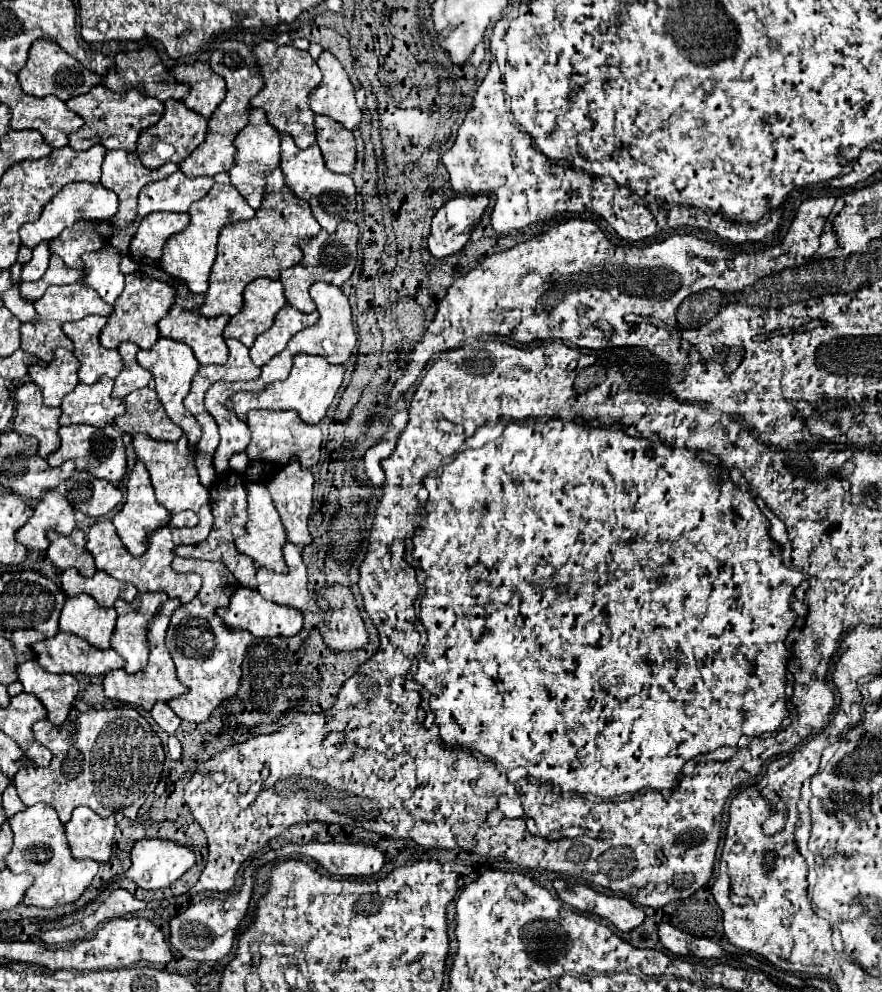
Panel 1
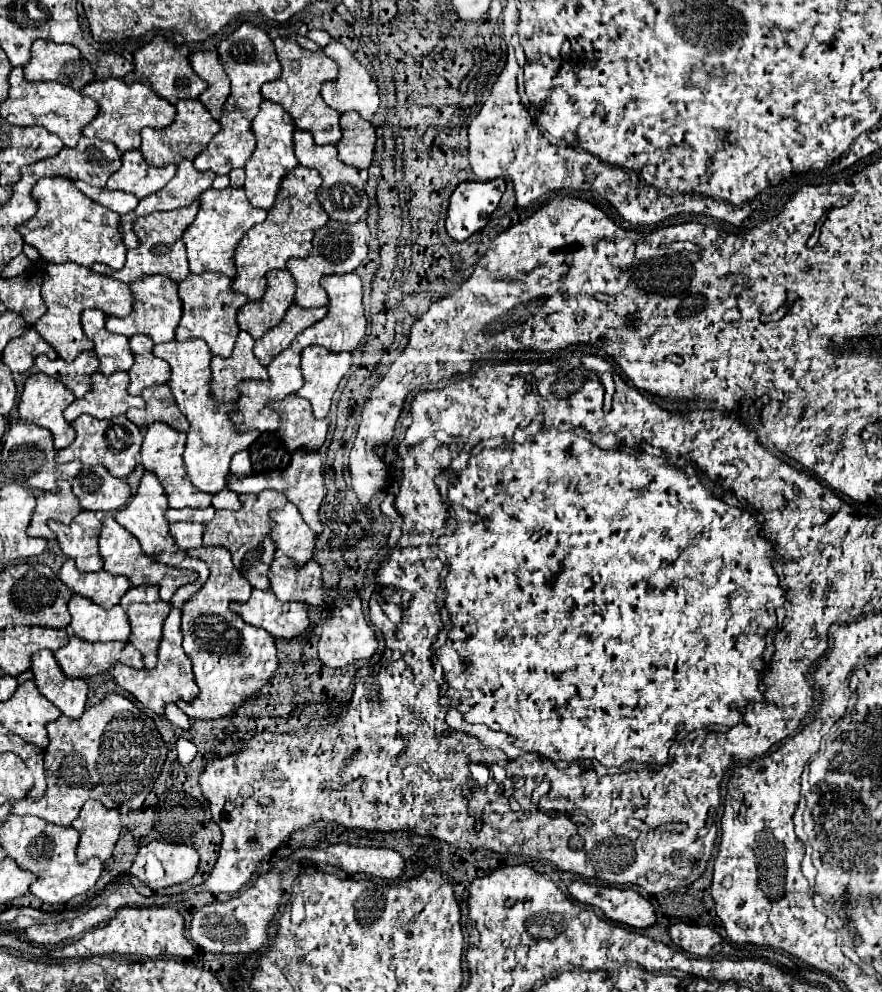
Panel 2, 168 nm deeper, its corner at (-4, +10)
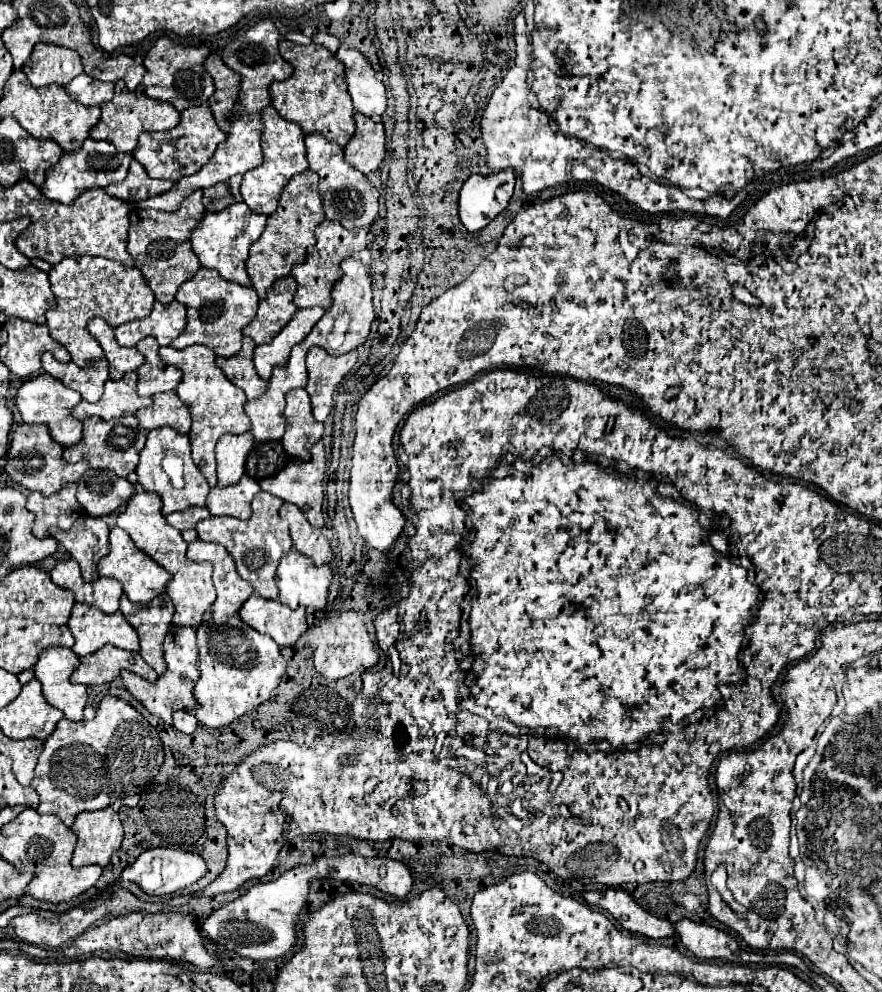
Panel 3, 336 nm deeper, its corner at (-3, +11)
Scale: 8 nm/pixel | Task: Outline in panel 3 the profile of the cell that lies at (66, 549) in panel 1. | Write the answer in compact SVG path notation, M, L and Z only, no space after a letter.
M84 514L72 524L70 530L58 532L56 540L80 564L82 578L86 582L94 582L98 578L96 562L110 550L106 522L102 518L90 518Z

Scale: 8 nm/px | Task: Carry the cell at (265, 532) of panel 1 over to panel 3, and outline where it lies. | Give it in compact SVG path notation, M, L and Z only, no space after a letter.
M284 504L280 508L280 516L286 518L290 524L294 550L310 556L316 566L330 564L334 560L334 552L328 540L306 522L306 516L302 514L302 510L298 510L294 504Z

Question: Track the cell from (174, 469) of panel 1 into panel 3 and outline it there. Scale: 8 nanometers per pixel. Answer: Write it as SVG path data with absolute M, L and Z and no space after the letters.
M156 428L148 432L146 446L140 450L140 462L136 474L138 482L144 486L146 492L156 492L162 498L164 516L186 510L190 506L206 506L206 496L210 492L210 486L192 462L188 436L182 436L172 428Z

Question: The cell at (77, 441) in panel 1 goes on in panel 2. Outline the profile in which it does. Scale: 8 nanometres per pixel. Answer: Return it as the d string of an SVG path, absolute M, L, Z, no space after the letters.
M81 415L71 423L71 427L75 429L77 437L69 447L57 451L55 457L57 463L69 463L73 459L79 459L85 465L105 465L115 477L127 477L133 471L137 463L135 457L143 443L143 435L137 429L137 425L133 425L125 415L117 415L113 419L103 419L103 421L91 415Z

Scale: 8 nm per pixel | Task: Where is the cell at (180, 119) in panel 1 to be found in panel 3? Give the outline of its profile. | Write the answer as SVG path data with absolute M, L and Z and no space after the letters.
M194 106L182 112L182 120L176 128L168 132L148 132L138 140L134 158L146 168L150 178L178 182L184 176L196 174L214 154L220 142L226 140L226 134L218 128L212 110L208 106Z

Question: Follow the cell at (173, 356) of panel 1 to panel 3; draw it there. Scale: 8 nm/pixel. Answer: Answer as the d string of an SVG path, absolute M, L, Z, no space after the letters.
M172 346L160 348L160 358L166 364L174 364L182 370L184 378L176 388L178 398L190 408L192 414L192 430L190 430L190 444L192 444L192 460L198 470L206 476L208 484L216 486L216 460L214 460L214 446L218 438L226 432L230 434L244 434L250 430L250 418L244 412L246 394L238 390L238 386L230 384L230 380L222 374L222 370L214 364L214 352L206 346L188 346L184 350L176 350Z

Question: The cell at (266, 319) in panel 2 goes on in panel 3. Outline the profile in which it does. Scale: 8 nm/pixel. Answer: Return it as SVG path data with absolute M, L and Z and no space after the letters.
M286 276L286 278L280 278L278 282L274 282L274 286L268 290L266 298L260 300L256 318L244 328L244 336L250 336L258 346L270 342L270 340L290 322L290 318L292 318L294 312L296 312L296 306L294 306L294 302L292 302L294 292L296 292L296 280L294 280L292 276Z

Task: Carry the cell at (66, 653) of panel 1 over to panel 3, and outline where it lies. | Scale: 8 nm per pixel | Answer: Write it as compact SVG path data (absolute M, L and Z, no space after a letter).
M104 646L96 654L80 658L80 666L72 674L72 682L86 686L100 686L116 680L122 670L130 670L150 682L156 682L158 674L142 660L140 654L118 650L114 646Z

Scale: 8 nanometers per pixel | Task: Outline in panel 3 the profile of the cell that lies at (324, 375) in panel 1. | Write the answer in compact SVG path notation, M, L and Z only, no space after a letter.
M310 348L306 364L308 364L308 386L306 392L310 394L314 418L324 422L332 410L332 396L342 378L352 370L356 364L358 352L330 356L324 348Z

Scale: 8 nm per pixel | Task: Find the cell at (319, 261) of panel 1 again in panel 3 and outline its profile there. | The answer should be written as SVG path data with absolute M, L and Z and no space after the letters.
M324 220L318 230L316 230L316 244L310 246L308 258L304 264L296 264L292 268L292 276L298 282L296 294L294 294L294 304L298 308L312 308L320 306L328 310L332 306L332 288L340 280L340 262L344 258L360 258L360 252L366 250L366 230L346 230L338 222Z

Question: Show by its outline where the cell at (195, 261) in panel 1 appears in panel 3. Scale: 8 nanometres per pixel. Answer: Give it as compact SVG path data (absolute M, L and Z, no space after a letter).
M244 202L230 206L218 214L206 214L198 228L192 232L192 248L200 258L200 264L206 268L214 268L220 272L222 278L238 282L242 286L252 288L250 276L246 272L246 256L250 246L260 238L266 226L264 214L254 214Z

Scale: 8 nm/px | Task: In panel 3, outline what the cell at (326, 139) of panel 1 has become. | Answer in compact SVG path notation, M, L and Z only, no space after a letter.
M356 114L354 120L356 132L344 148L344 160L362 174L370 174L380 168L386 156L384 126L380 118L368 118L364 114Z

